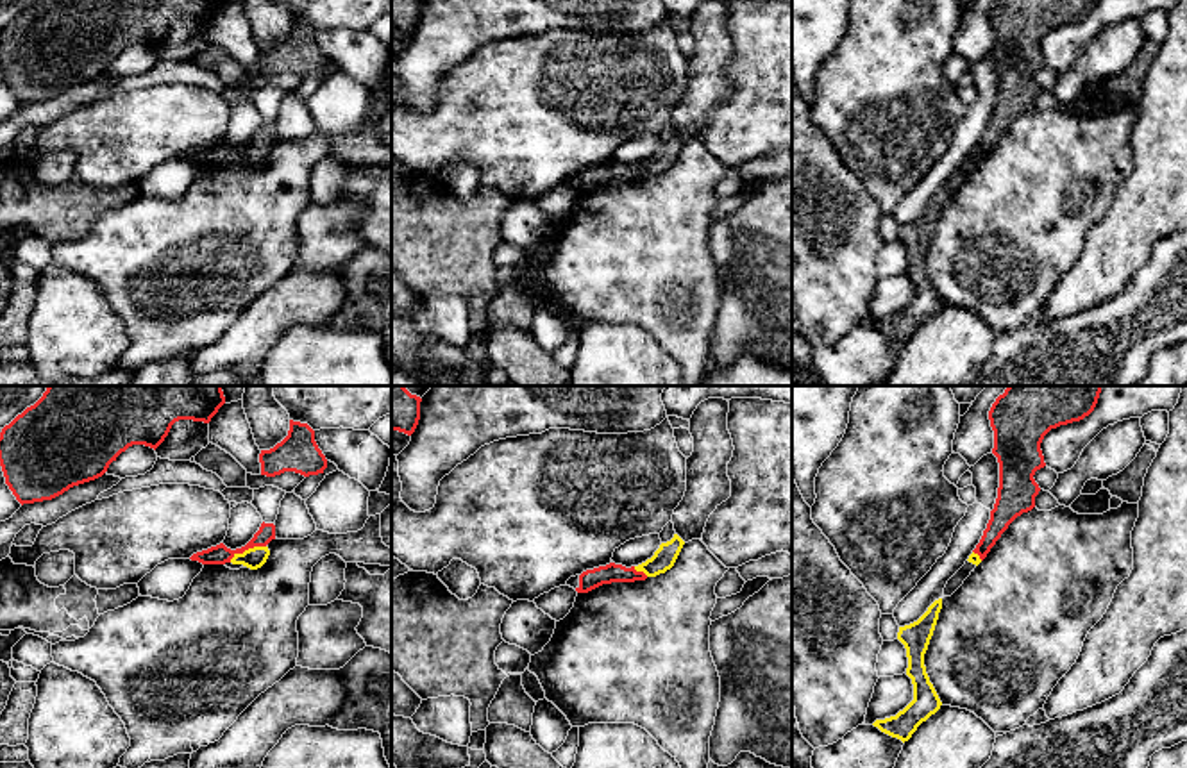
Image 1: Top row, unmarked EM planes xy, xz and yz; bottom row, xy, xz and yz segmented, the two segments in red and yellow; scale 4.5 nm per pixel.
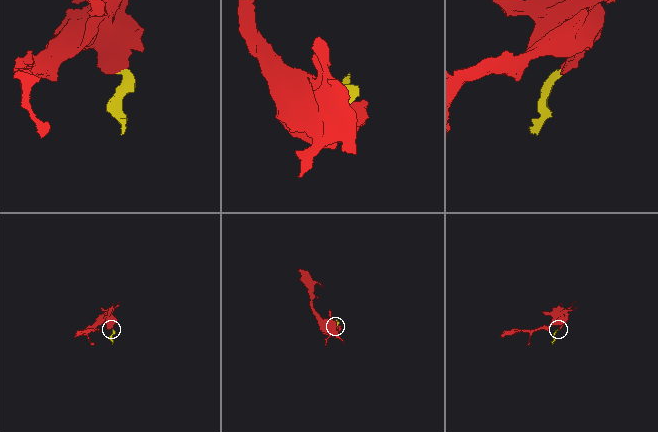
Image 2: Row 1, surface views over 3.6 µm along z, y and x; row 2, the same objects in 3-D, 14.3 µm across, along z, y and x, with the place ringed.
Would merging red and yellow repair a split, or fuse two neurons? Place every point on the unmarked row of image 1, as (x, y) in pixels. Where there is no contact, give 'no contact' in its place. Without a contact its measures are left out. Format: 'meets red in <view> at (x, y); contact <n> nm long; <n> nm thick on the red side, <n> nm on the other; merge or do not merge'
meets red in xy at (247, 149); contact 180 nm long; 90 nm thick on the red side, 100 nm on the other; merge

